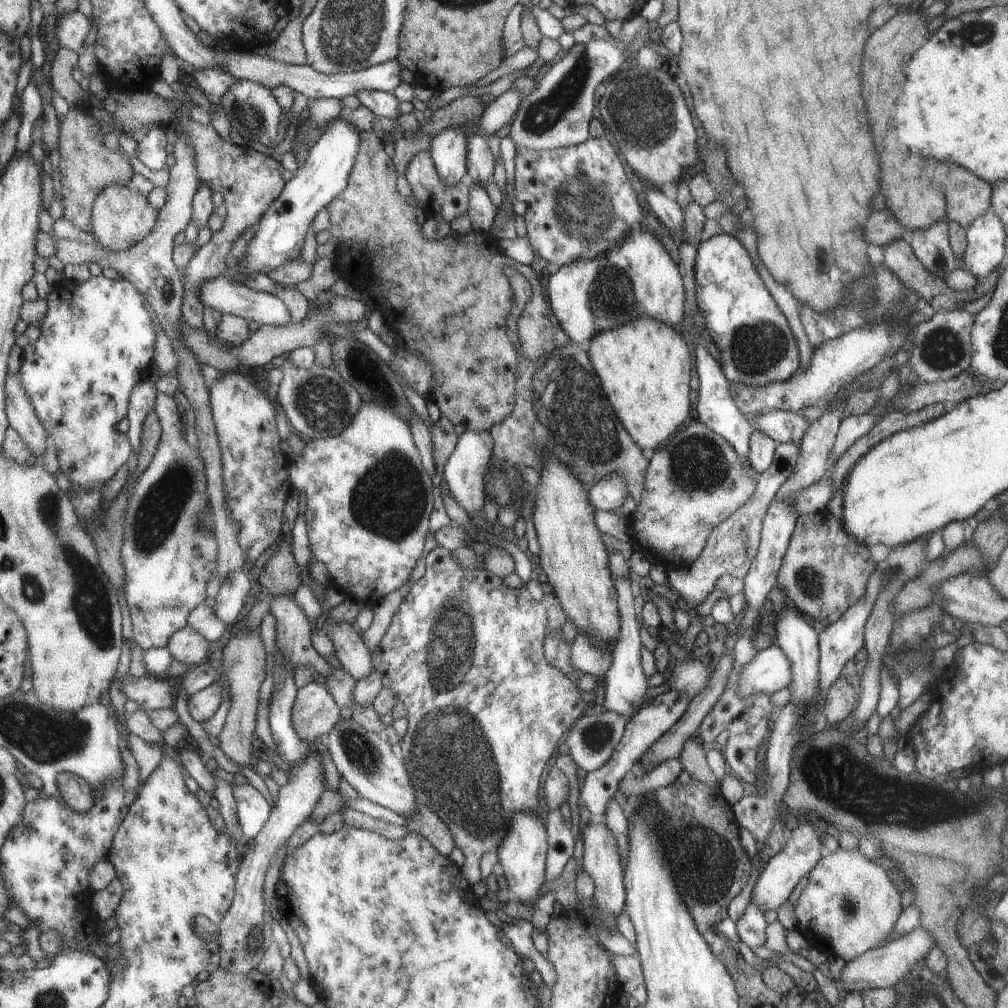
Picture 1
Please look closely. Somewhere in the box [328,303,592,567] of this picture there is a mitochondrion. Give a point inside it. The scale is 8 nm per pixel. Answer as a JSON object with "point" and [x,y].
{"point":[390,499]}

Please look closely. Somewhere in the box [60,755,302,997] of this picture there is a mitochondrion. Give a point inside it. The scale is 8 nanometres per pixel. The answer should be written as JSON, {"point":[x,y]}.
{"point":[255,935]}

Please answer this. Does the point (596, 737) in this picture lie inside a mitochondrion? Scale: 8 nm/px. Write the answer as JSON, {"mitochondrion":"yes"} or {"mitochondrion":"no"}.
{"mitochondrion":"yes"}

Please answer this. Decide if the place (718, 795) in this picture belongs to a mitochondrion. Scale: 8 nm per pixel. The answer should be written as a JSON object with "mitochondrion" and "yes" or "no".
{"mitochondrion":"no"}

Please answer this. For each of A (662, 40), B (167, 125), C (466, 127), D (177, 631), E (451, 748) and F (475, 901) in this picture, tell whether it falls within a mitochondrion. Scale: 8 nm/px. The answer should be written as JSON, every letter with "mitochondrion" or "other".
{"A":"other","B":"other","C":"other","D":"other","E":"mitochondrion","F":"other"}

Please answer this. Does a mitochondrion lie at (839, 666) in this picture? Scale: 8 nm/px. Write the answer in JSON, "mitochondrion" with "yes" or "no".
{"mitochondrion":"no"}

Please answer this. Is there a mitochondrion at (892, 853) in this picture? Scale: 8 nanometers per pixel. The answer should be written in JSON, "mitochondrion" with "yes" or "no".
{"mitochondrion":"no"}

